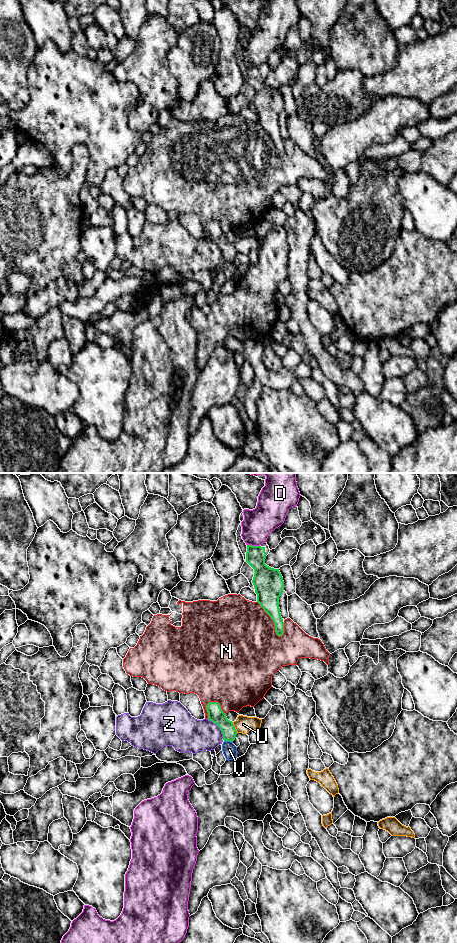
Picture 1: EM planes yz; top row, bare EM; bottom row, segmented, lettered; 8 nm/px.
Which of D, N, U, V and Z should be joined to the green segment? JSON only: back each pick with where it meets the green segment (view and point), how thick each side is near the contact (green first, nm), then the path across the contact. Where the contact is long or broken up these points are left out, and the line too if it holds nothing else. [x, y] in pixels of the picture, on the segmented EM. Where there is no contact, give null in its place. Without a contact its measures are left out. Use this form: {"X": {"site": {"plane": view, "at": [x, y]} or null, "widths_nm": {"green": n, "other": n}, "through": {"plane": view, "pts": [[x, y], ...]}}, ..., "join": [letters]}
{"Z": {"site": {"plane": "yz", "at": [218, 726]}, "widths_nm": {"green": 130, "other": 280}}, "join": ["Z"]}

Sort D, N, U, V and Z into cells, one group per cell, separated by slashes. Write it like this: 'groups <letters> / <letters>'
groups D / N / U / V / Z

